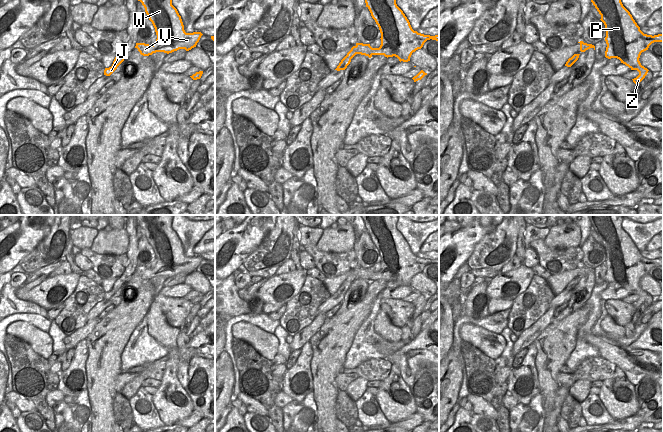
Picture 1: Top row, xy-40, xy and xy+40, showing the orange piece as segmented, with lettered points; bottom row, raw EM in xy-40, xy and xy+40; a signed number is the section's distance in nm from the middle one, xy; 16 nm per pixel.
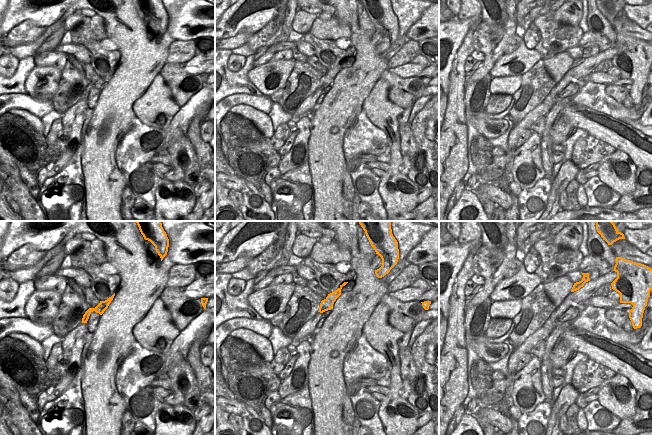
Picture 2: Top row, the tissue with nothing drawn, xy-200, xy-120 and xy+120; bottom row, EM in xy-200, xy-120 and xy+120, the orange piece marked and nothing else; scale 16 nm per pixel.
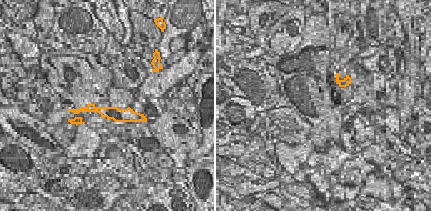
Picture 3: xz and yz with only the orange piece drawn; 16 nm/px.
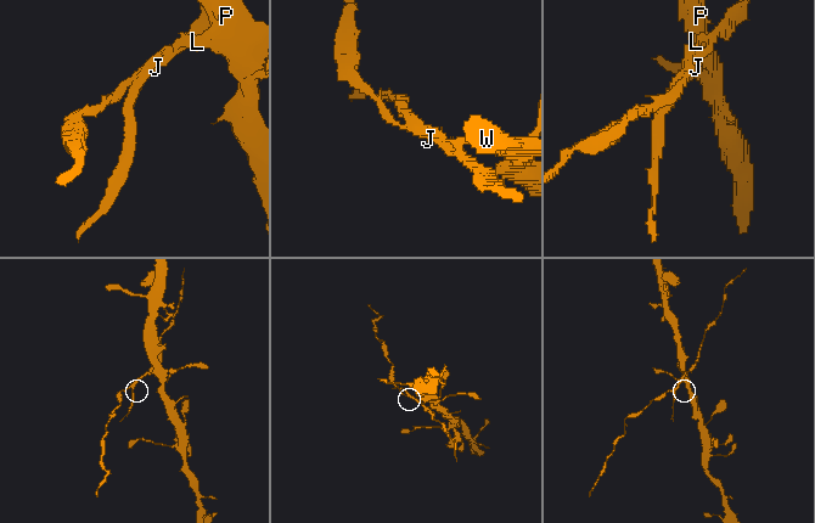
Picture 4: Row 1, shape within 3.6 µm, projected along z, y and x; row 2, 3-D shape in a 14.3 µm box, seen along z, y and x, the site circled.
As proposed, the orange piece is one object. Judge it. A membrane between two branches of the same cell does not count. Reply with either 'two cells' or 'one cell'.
two cells

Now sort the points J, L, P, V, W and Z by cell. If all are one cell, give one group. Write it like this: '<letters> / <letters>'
J / L P V W Z

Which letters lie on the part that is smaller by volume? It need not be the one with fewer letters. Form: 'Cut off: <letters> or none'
Cut off: J

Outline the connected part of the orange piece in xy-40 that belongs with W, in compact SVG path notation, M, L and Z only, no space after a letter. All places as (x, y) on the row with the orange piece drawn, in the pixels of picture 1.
M138 0L152 22L157 39L153 45L136 43L135 48L141 55L149 56L156 52L172 53L179 49L186 51L196 47L201 32L186 33L177 9L172 0Z

